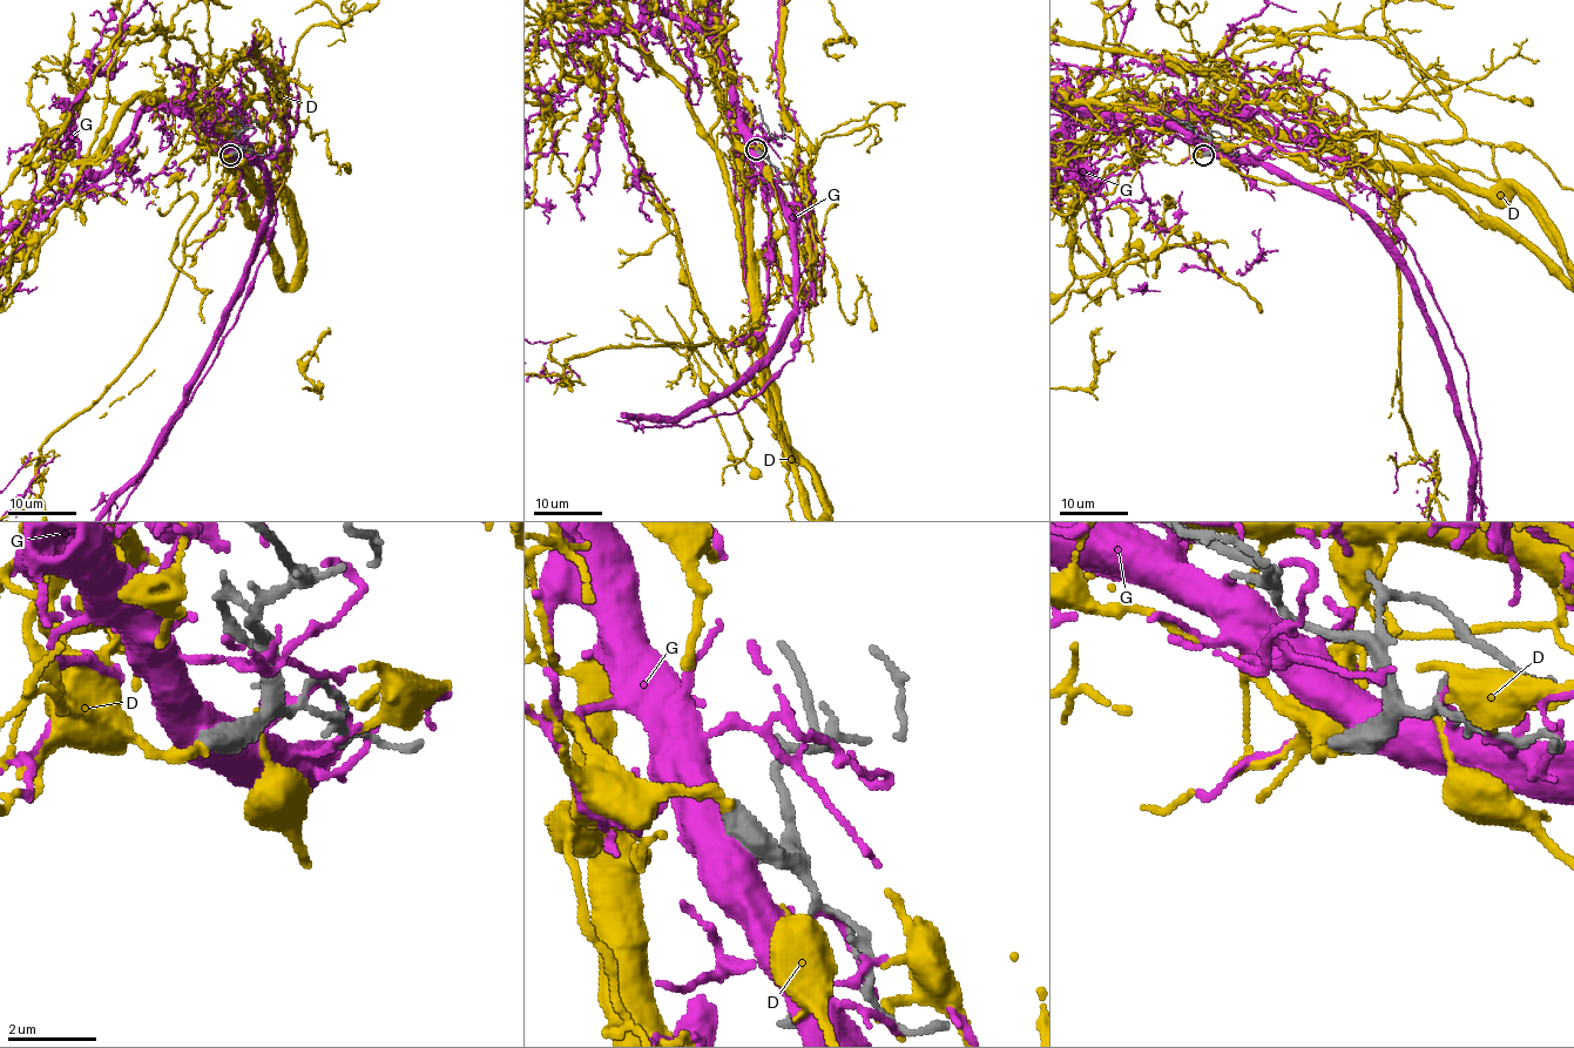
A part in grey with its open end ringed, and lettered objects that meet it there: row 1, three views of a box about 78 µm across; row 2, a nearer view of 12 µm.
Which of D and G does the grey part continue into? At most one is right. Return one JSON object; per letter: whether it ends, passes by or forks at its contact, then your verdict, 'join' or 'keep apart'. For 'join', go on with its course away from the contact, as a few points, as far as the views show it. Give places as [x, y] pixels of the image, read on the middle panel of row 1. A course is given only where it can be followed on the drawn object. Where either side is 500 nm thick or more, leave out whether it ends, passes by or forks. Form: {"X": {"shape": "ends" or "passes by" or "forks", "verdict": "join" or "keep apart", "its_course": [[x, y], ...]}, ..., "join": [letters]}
{"D": {"verdict": "join"}, "G": {"verdict": "keep apart"}, "join": ["D"]}

